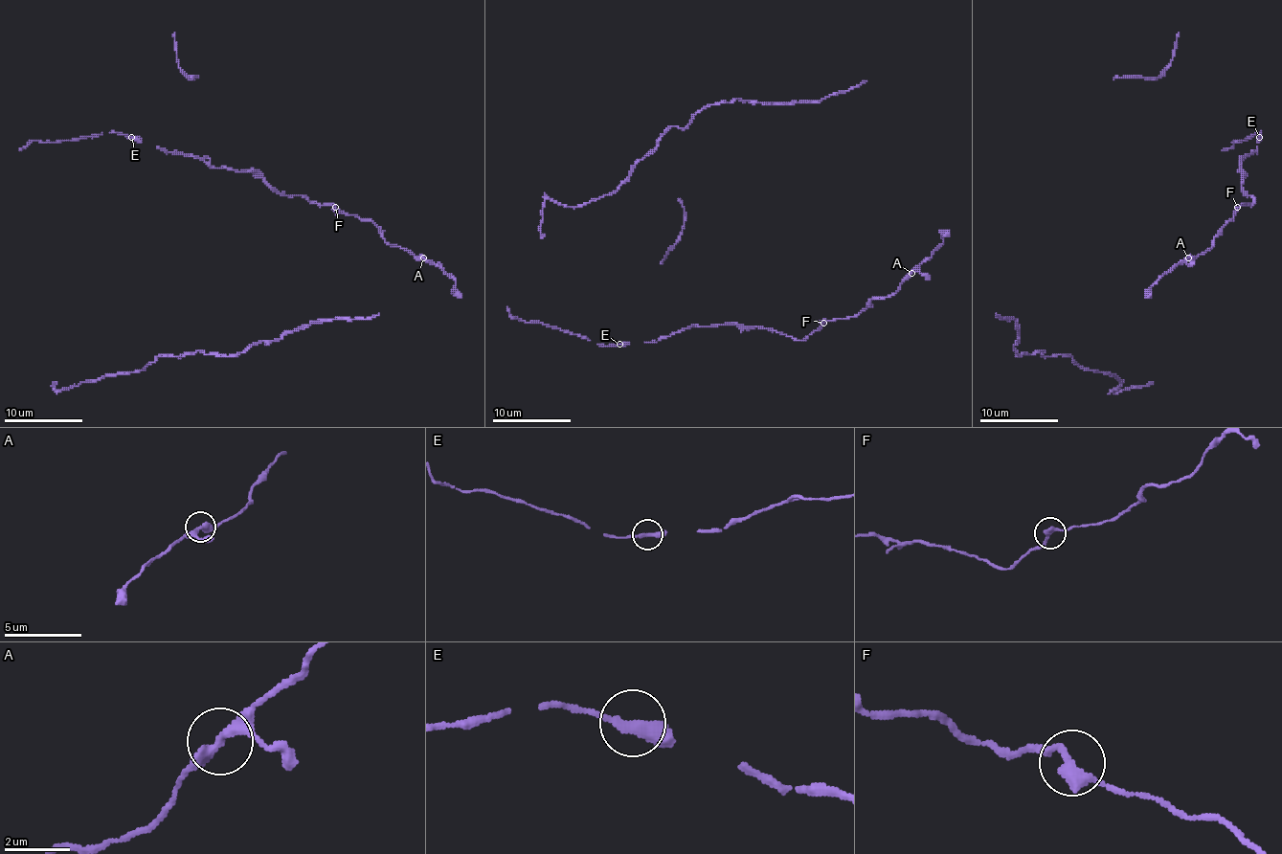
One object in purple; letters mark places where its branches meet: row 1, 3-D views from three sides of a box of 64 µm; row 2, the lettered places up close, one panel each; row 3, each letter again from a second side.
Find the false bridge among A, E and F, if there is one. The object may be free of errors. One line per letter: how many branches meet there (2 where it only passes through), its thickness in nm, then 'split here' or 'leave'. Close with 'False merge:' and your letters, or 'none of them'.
A: branches 2; calibre 320 nm; leave
E: branches 2; calibre 300 nm; leave
F: branches 2; calibre 300 nm; leave
False merge: none of them

